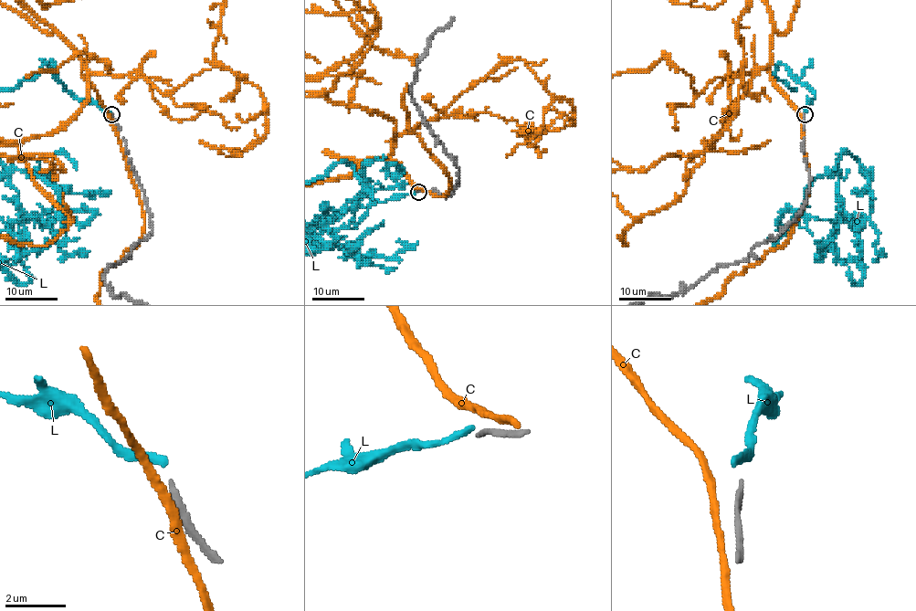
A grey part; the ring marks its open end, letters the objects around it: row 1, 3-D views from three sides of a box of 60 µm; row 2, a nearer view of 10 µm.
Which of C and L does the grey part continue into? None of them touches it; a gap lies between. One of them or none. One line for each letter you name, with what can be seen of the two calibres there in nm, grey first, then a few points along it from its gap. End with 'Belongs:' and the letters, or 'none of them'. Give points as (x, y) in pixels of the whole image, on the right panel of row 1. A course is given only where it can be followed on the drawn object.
Belongs: none of them

